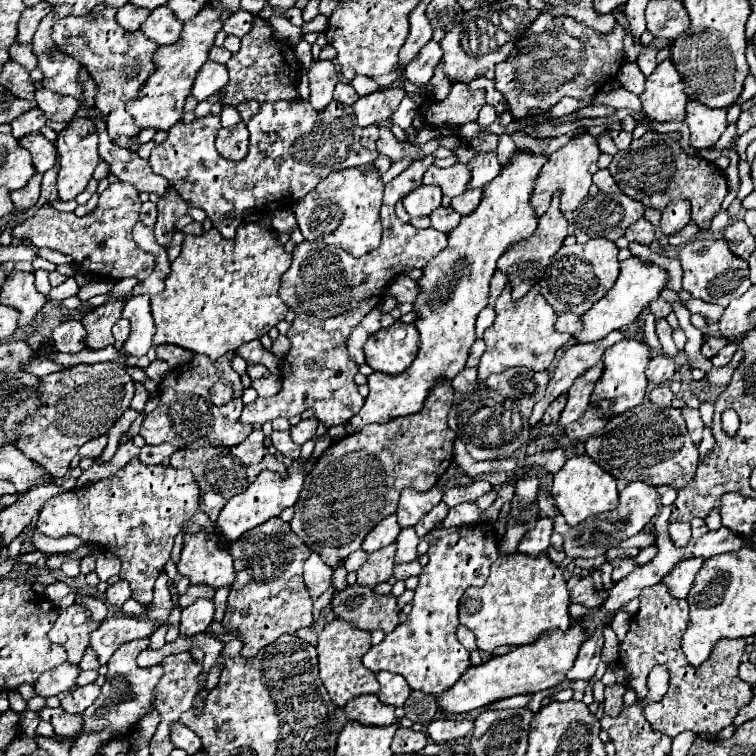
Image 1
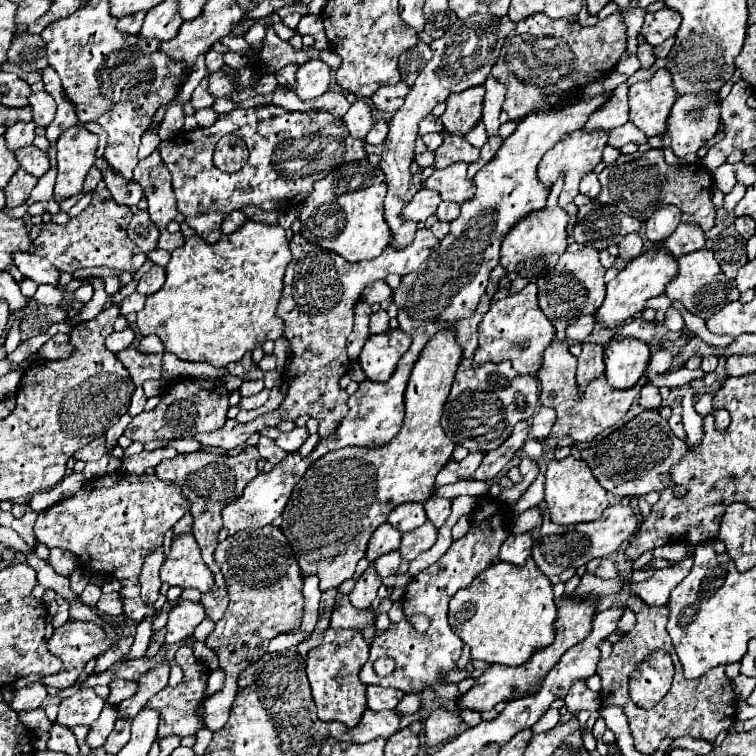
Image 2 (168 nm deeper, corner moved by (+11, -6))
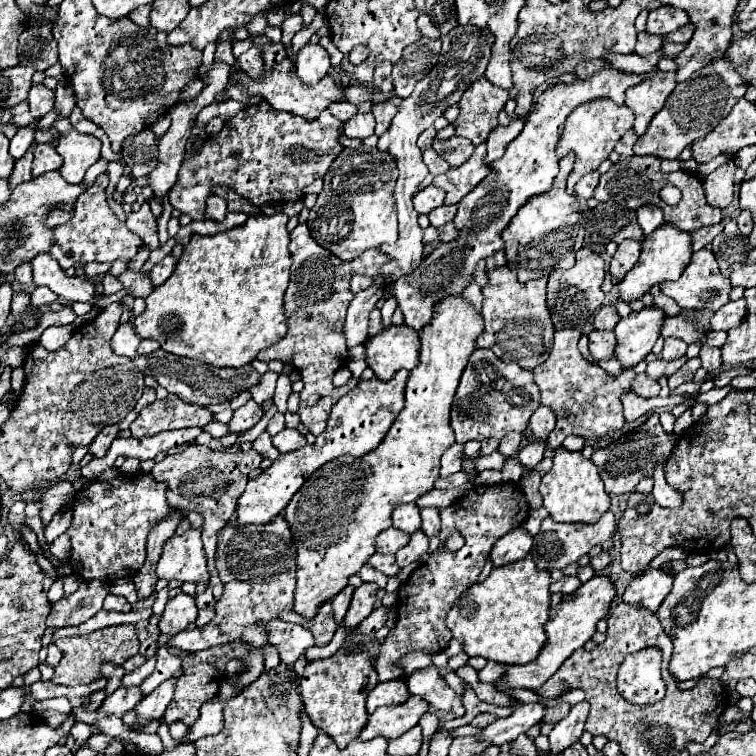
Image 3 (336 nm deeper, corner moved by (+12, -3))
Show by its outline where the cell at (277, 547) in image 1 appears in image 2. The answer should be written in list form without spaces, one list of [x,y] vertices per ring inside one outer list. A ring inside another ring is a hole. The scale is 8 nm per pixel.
[[[265,526],[261,530],[243,530],[227,536],[215,550],[215,562],[225,576],[229,606],[205,640],[205,644],[217,652],[226,677],[221,692],[205,700],[205,724],[213,732],[221,730],[229,718],[229,710],[237,694],[239,672],[267,652],[271,638],[297,630],[303,618],[303,574],[279,528]]]

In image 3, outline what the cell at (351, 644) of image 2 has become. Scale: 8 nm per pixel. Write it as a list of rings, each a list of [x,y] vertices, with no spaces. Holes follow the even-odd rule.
[[[352,645],[348,651],[338,651],[328,659],[314,661],[306,667],[300,679],[300,695],[306,703],[306,711],[312,723],[334,739],[338,749],[344,749],[354,741],[368,723],[366,697],[378,685],[378,673],[368,659],[362,645]]]

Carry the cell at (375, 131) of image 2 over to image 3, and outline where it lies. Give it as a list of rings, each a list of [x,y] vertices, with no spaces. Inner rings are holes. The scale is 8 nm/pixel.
[[[382,101],[372,107],[372,113],[376,117],[376,135],[382,135],[386,127],[392,123],[392,117],[396,115],[398,105],[394,101]]]

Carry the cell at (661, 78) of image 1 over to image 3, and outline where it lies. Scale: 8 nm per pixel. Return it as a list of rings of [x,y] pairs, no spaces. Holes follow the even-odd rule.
[[[656,71],[650,79],[640,81],[638,85],[626,91],[626,105],[636,115],[636,121],[634,121],[636,135],[644,135],[652,117],[664,107],[664,101],[672,93],[674,87],[676,87],[674,71],[670,73]]]

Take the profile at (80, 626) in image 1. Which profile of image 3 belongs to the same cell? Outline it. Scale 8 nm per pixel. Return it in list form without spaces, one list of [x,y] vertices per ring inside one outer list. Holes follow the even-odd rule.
[[[116,625],[116,627],[106,627],[100,631],[94,631],[90,635],[82,637],[66,637],[56,641],[58,649],[62,649],[64,657],[54,669],[52,683],[56,685],[90,685],[96,679],[104,677],[100,673],[102,663],[114,663],[122,665],[126,659],[134,657],[140,649],[140,641],[136,635],[136,625]]]

